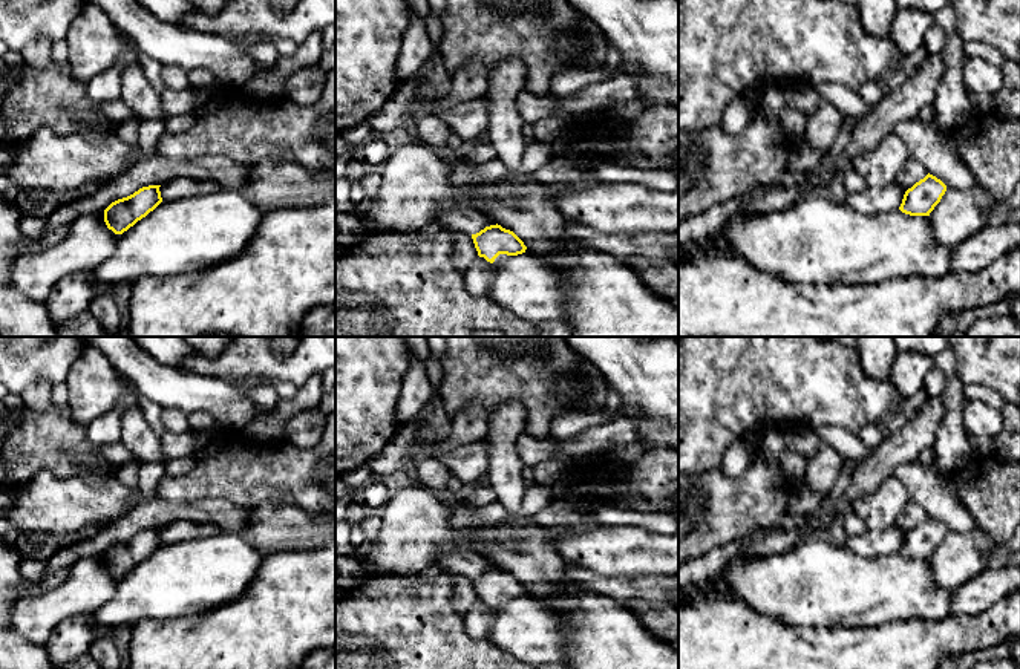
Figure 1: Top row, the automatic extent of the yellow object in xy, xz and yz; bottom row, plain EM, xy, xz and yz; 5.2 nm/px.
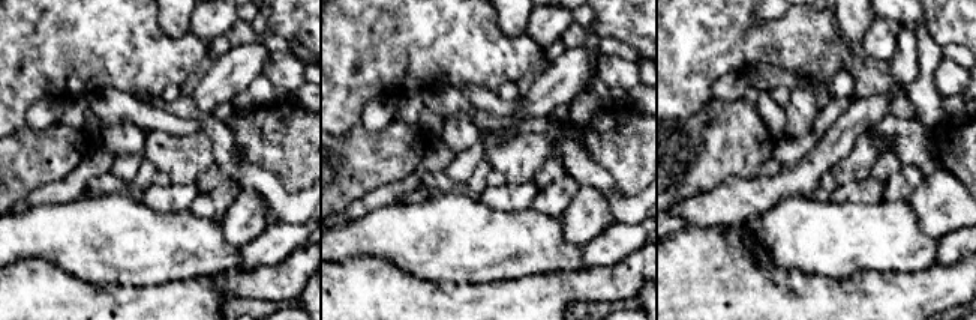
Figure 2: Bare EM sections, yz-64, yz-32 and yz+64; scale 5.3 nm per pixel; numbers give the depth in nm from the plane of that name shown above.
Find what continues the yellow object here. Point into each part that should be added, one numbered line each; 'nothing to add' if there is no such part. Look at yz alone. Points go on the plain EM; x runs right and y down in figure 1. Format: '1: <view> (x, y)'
nothing to add

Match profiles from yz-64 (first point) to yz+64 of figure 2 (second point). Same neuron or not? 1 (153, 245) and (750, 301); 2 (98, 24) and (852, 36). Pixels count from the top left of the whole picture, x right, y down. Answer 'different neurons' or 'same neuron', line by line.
1: same neuron
2: different neurons

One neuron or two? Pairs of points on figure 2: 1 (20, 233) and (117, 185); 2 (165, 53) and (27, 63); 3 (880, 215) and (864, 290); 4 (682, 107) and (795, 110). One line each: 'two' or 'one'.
1: two
2: one
3: one
4: two

